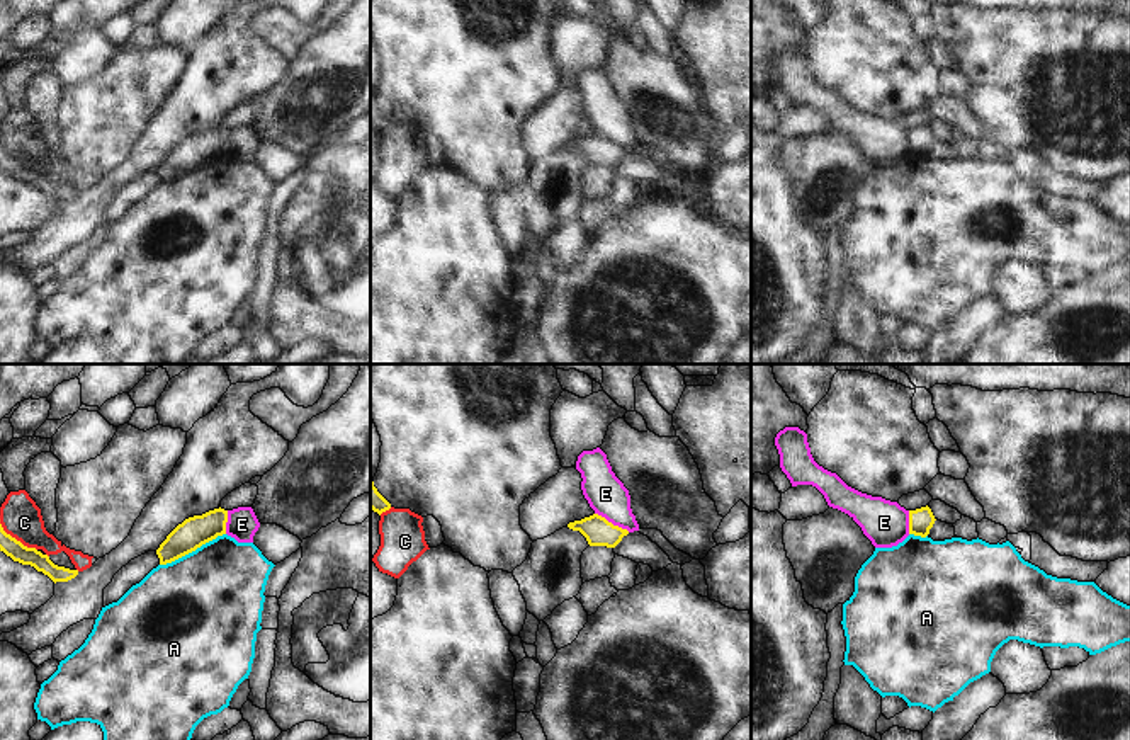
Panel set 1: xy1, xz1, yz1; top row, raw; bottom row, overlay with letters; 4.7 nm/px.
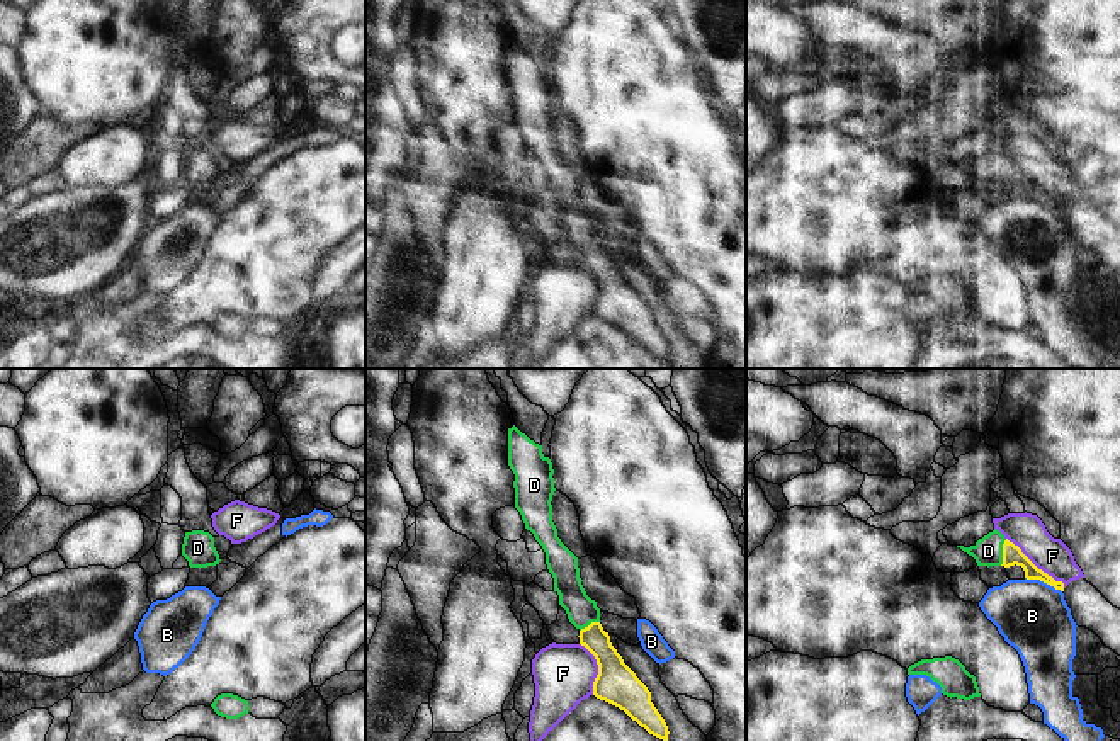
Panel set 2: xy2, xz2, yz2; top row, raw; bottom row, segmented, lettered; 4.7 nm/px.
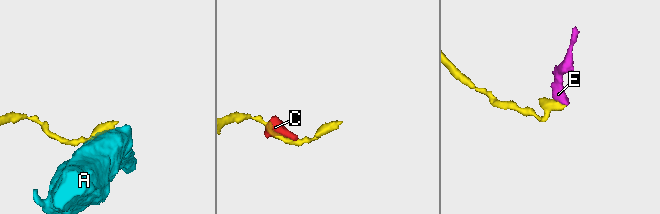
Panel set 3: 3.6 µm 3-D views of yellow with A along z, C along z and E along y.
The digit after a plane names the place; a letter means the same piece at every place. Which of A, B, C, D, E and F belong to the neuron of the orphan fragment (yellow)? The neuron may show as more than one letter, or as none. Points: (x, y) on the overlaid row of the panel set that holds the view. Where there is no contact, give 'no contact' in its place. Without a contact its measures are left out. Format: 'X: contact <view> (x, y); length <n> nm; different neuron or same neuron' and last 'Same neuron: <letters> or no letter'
A: contact xy1 (192, 550); length 340 nm; different neuron
B: contact yz2 (1044, 582); length 190 nm; different neuron
C: contact xy1 (16, 540); length 220 nm; different neuron
D: contact yz2 (1003, 553); length 130 nm; same neuron
E: contact xz1 (610, 523); length 190 nm; different neuron
F: contact yz2 (1035, 566); length 360 nm; different neuron
Same neuron: D

